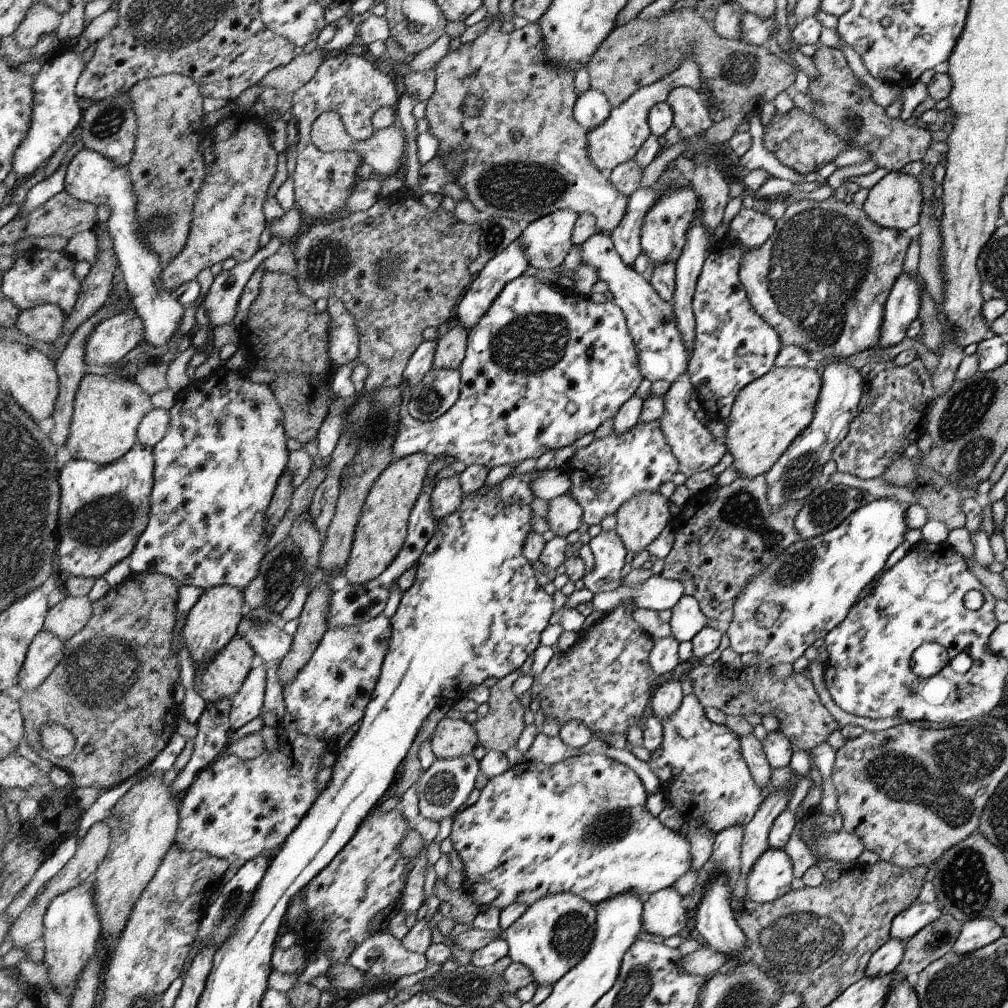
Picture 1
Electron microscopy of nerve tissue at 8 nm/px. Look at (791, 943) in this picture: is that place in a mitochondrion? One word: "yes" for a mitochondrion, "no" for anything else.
yes

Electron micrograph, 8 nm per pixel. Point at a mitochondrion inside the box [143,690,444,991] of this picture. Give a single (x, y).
(233, 900)

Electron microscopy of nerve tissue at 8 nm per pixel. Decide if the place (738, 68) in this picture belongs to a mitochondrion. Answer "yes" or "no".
yes

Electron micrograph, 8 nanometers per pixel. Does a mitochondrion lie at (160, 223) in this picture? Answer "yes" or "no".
yes

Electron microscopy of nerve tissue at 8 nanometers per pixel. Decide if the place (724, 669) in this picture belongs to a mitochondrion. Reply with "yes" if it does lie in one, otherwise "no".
no

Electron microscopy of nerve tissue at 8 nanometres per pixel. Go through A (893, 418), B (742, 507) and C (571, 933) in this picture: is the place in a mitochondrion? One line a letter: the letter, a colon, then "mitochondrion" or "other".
A: other
B: mitochondrion
C: mitochondrion

